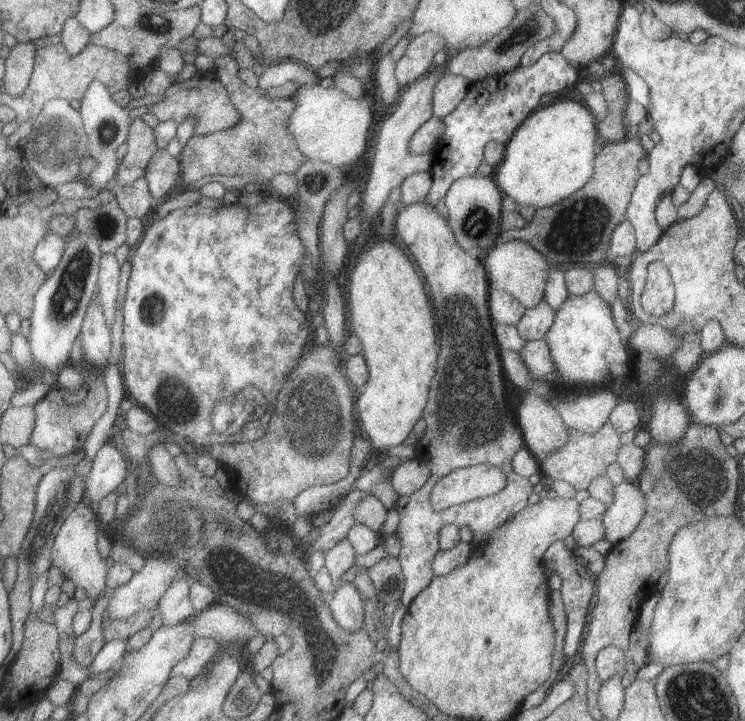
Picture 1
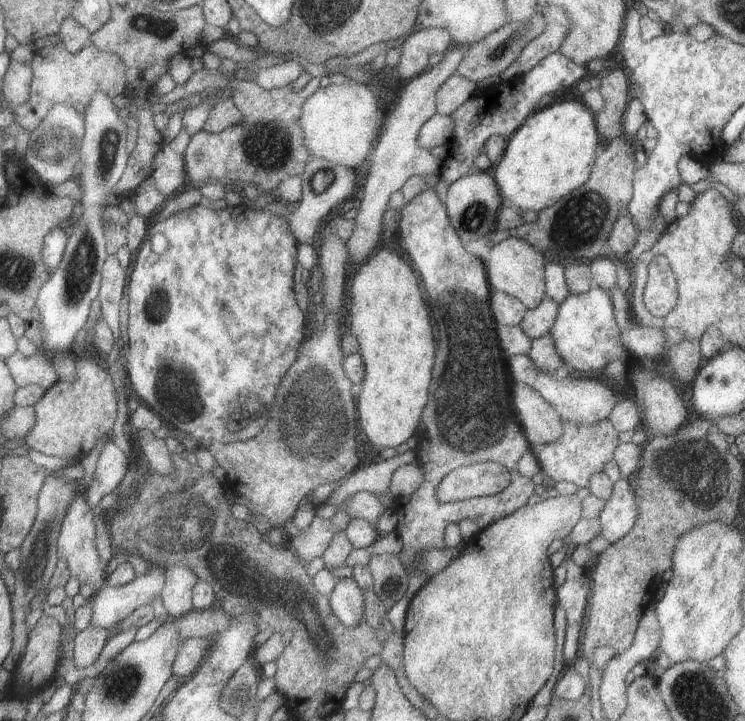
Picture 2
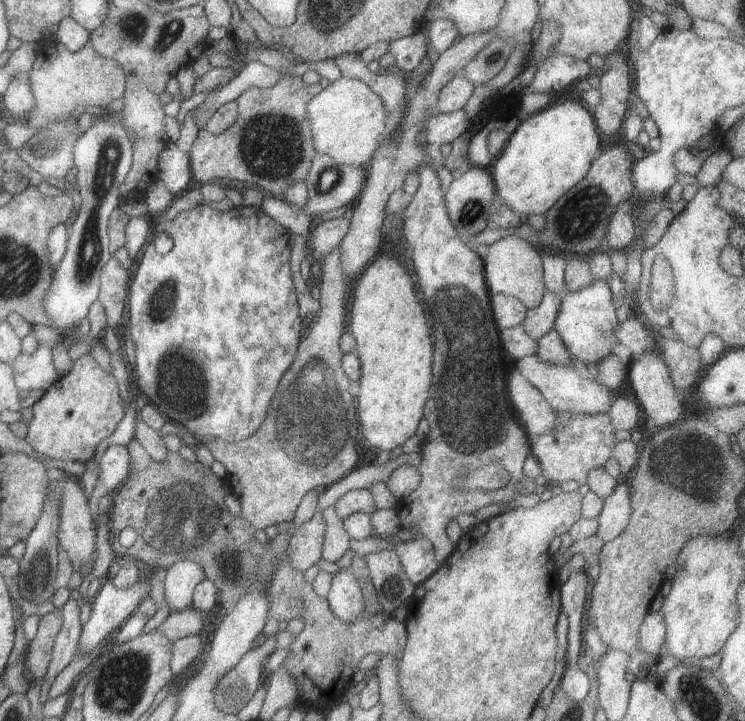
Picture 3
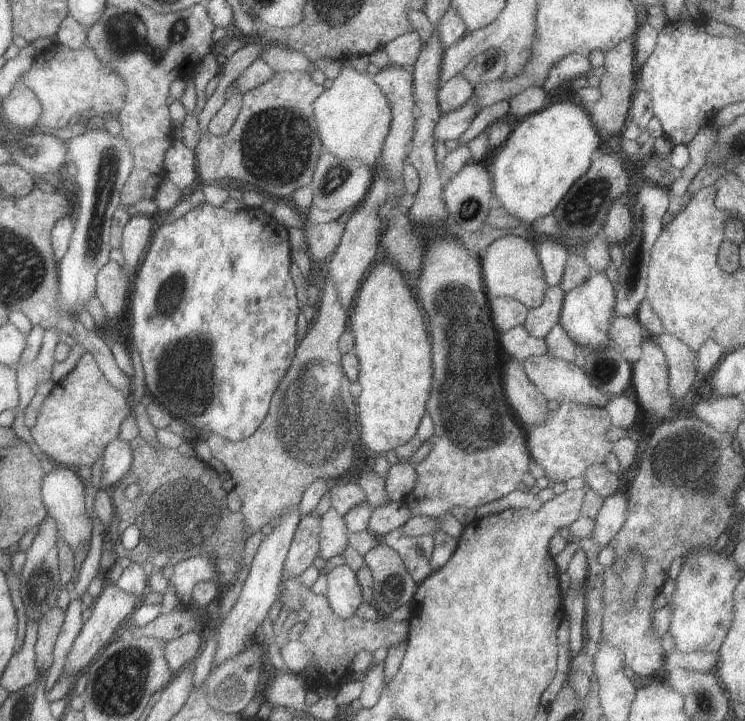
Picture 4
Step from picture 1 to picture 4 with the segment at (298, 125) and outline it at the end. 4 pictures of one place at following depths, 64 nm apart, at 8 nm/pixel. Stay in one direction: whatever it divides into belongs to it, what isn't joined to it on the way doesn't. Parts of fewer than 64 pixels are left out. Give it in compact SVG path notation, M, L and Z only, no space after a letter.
M347 60L341 62L341 72L333 80L333 86L325 90L315 102L315 120L317 120L317 134L329 154L341 160L363 160L373 170L379 166L385 136L389 134L393 112L383 94L383 90L369 78L355 70Z

